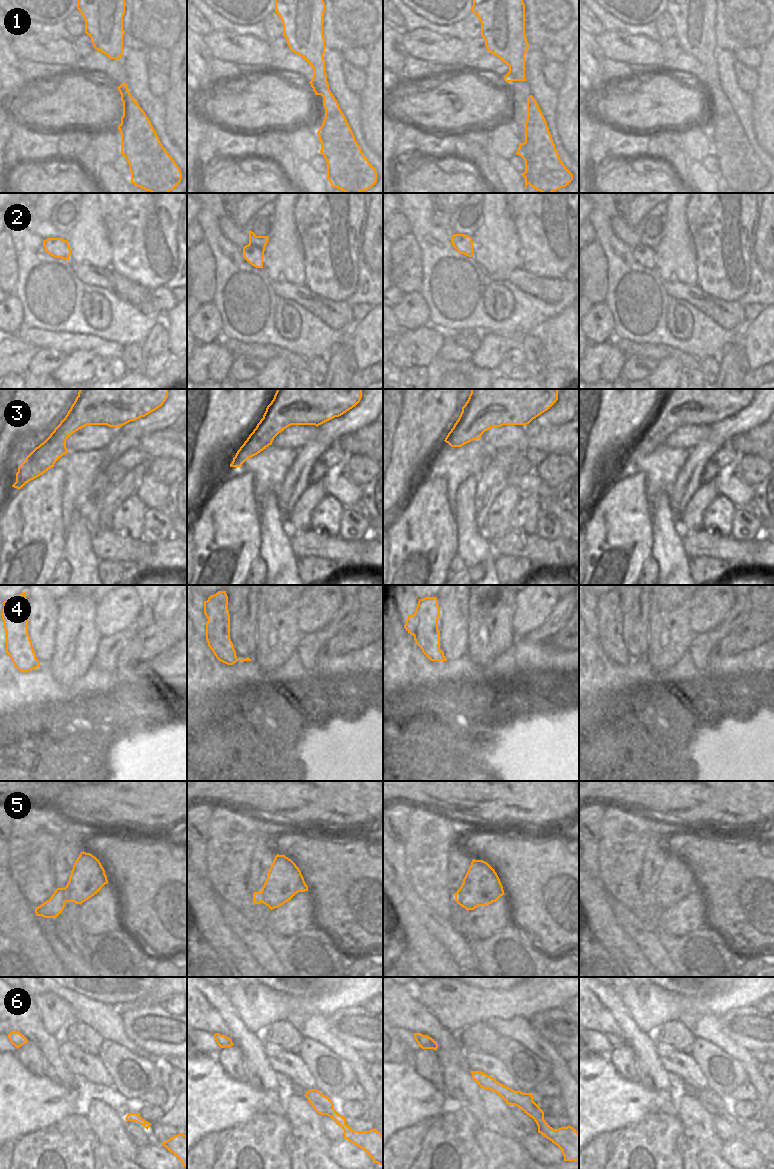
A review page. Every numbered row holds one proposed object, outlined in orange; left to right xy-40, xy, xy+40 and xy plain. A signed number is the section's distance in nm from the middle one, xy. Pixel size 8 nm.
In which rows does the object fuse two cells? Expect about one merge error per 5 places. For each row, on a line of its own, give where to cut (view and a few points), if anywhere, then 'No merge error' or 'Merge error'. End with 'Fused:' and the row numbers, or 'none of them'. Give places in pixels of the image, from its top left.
1: No split. No merge error
2: No split. No merge error
3: No split. No merge error
4: No split. No merge error
5: Split along xy-40 (65, 887), (67, 901). Merge error
6: No split. No merge error
Fused: 5

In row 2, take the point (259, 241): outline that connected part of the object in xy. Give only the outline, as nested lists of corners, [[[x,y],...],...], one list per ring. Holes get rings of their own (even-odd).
[[[249,231],[249,244],[243,247],[245,260],[256,268],[263,268],[264,251],[268,241],[268,236],[256,236]]]

